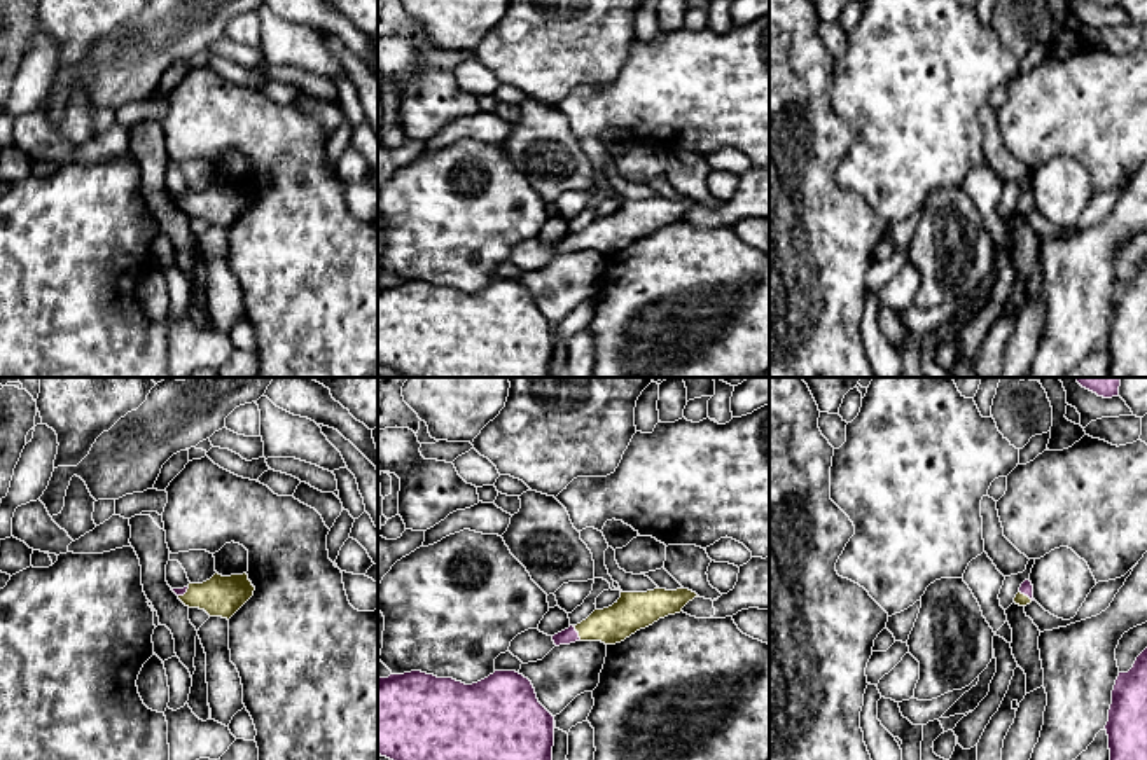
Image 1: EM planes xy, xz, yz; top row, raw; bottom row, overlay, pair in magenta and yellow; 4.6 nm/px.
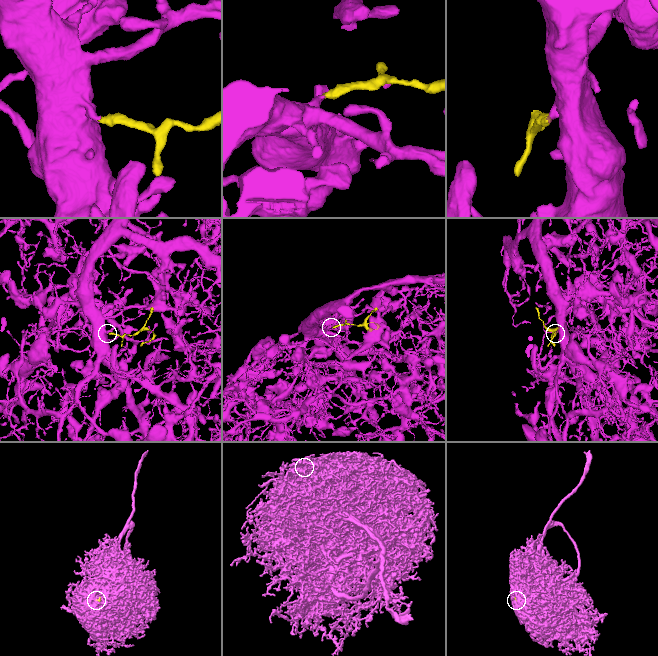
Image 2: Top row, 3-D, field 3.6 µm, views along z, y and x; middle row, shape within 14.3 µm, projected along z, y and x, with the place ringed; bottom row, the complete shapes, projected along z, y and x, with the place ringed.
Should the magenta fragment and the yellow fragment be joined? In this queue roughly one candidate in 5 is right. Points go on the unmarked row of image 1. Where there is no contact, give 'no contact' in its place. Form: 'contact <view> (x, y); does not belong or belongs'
contact xz (577, 241); belongs

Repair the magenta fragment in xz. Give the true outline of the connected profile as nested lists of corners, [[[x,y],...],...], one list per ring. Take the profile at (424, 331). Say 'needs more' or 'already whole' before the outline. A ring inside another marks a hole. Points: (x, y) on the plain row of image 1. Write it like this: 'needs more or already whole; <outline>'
already whole; [[[421,280],[378,288],[378,363],[404,377],[553,377],[553,355],[554,325],[516,280],[472,294]]]

